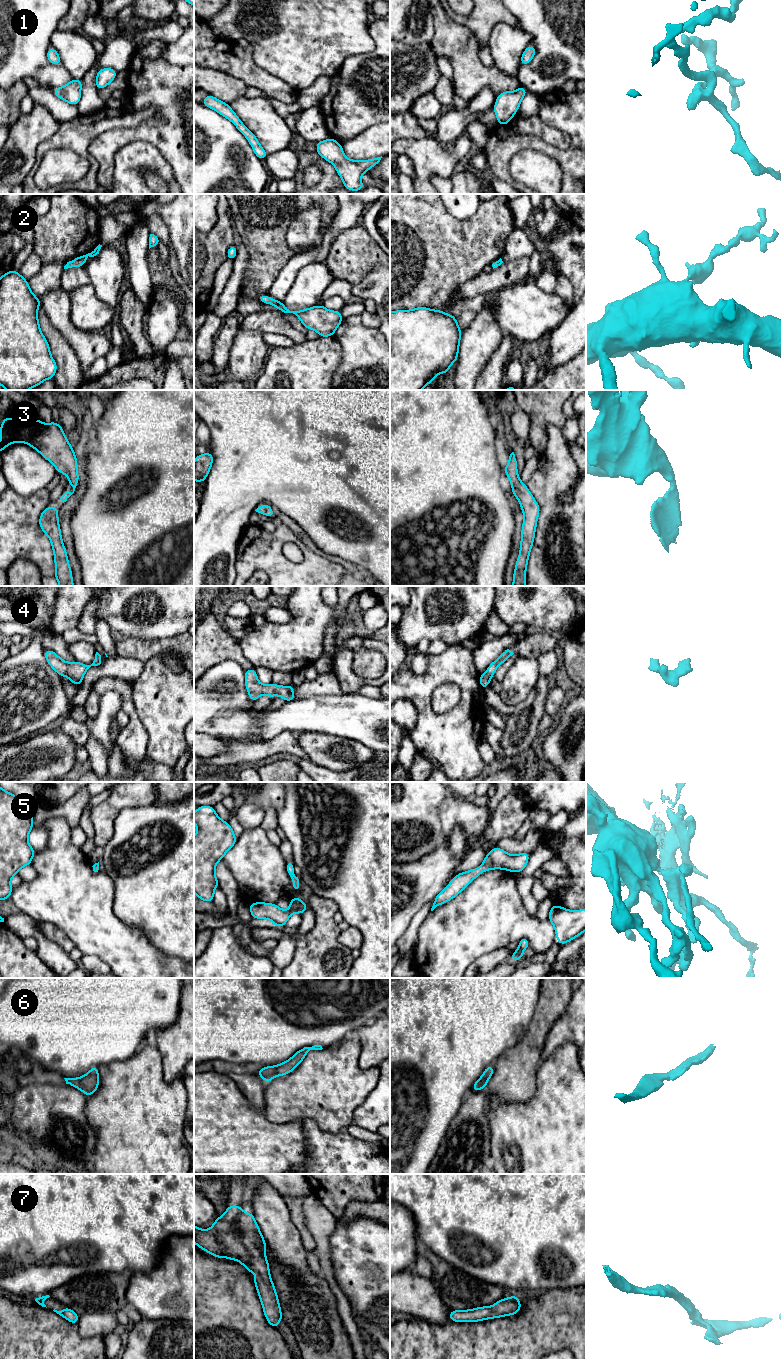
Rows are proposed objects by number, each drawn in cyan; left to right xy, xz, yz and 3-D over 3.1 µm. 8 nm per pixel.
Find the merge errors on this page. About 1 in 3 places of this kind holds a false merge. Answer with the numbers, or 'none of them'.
none of them

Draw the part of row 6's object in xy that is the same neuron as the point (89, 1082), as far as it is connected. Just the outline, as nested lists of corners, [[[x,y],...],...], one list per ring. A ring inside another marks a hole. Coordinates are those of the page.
[[[93,1066],[90,1071],[80,1078],[64,1078],[66,1084],[81,1090],[86,1096],[93,1095],[99,1087],[98,1066]]]

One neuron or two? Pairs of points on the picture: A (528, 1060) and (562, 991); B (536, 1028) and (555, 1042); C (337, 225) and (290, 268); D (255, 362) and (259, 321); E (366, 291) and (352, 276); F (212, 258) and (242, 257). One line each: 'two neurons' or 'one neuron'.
A: one neuron
B: two neurons
C: one neuron
D: two neurons
E: two neurons
F: two neurons

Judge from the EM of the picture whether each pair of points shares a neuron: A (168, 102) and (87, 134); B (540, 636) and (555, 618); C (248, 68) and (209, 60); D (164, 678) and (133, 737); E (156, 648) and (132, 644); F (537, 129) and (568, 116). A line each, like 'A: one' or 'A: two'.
A: two
B: two
C: one
D: two
E: one
F: two

